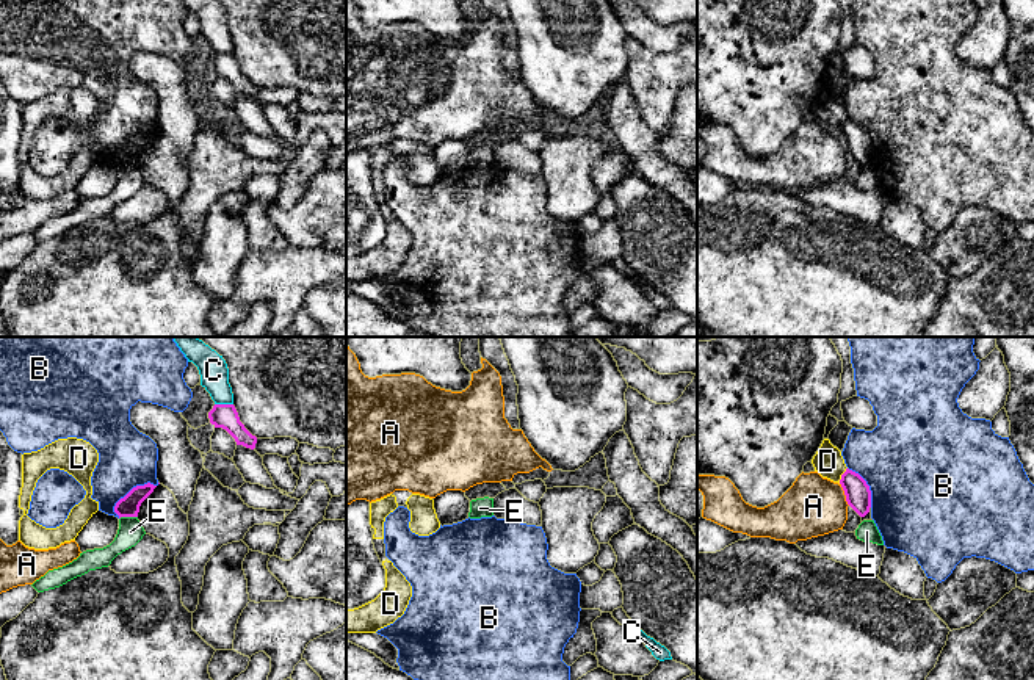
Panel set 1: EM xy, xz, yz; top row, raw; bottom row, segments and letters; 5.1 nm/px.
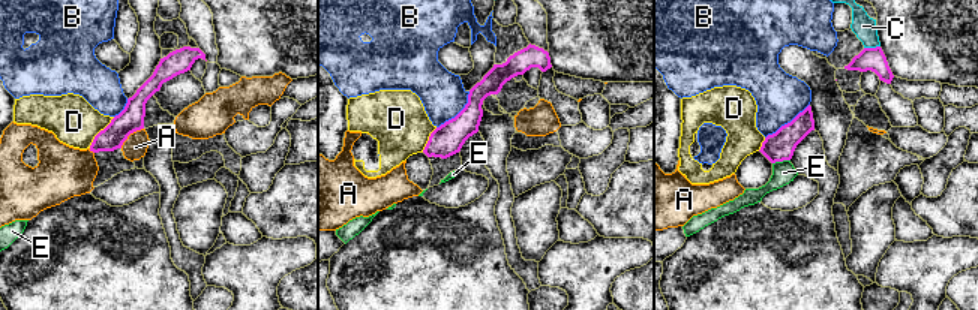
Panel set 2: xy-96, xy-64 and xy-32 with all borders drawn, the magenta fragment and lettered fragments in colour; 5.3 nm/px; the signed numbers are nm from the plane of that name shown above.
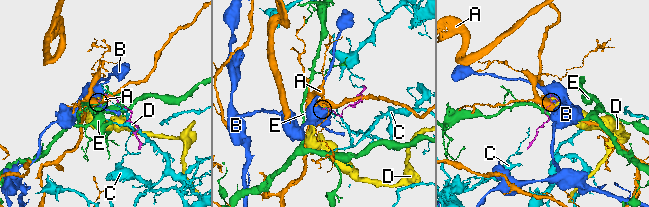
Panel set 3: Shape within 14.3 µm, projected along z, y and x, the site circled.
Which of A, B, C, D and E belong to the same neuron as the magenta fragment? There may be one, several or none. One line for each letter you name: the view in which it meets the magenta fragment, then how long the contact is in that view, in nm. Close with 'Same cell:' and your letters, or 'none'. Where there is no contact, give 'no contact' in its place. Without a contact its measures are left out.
Same cell: none

